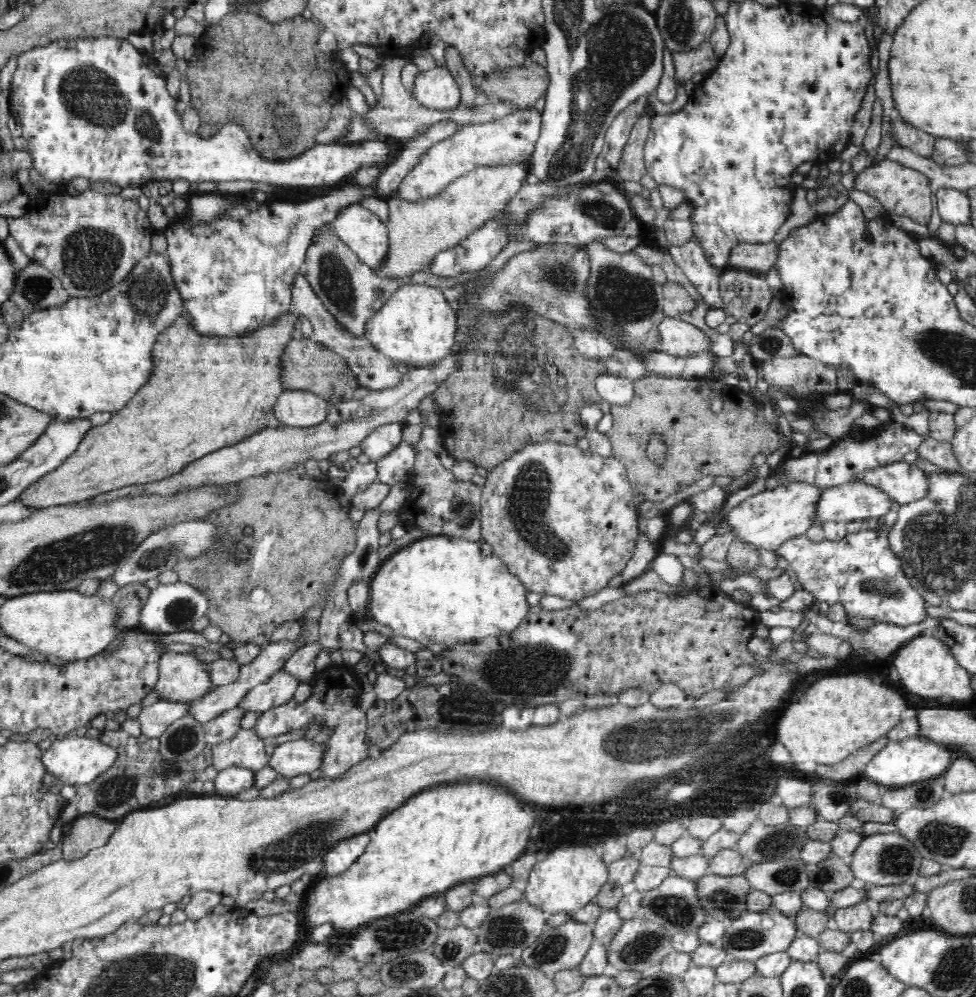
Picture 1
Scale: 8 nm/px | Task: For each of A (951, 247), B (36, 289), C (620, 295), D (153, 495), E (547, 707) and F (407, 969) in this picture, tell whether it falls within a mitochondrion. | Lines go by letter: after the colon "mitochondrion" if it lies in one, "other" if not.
A: other
B: mitochondrion
C: mitochondrion
D: other
E: other
F: mitochondrion

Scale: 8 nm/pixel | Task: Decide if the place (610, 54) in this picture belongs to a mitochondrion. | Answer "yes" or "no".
yes

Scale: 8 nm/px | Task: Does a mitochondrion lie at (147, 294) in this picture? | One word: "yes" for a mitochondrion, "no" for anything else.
yes

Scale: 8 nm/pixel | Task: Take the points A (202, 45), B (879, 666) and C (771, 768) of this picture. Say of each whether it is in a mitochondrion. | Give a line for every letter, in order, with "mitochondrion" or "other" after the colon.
A: other
B: other
C: other

